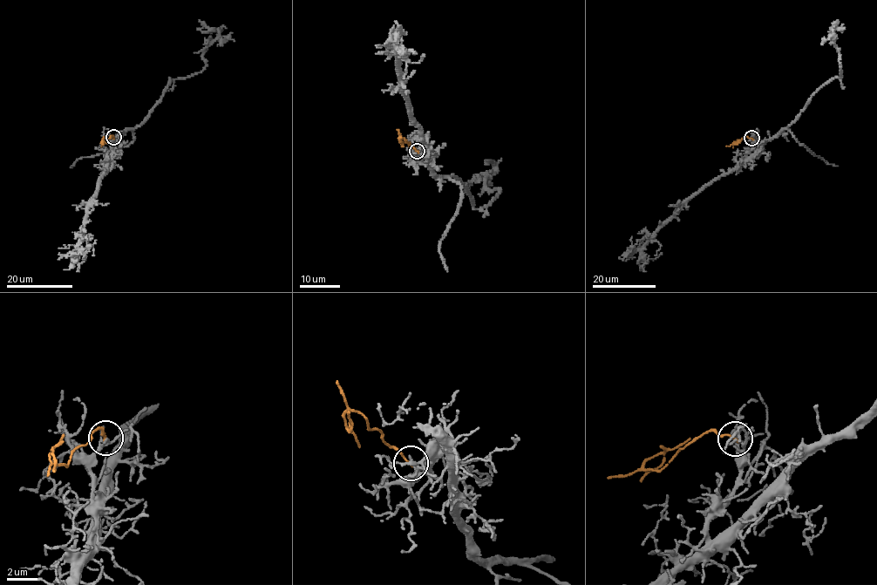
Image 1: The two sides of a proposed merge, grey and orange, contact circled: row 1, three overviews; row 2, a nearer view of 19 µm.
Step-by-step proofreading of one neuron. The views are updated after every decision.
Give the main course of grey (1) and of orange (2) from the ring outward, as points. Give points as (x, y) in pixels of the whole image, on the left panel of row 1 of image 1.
1: (113, 138), (108, 157), (119, 134), (147, 117), (170, 78), (206, 66), (204, 51), (218, 34), (199, 20)
2: (113, 138), (111, 135), (103, 143), (104, 136)

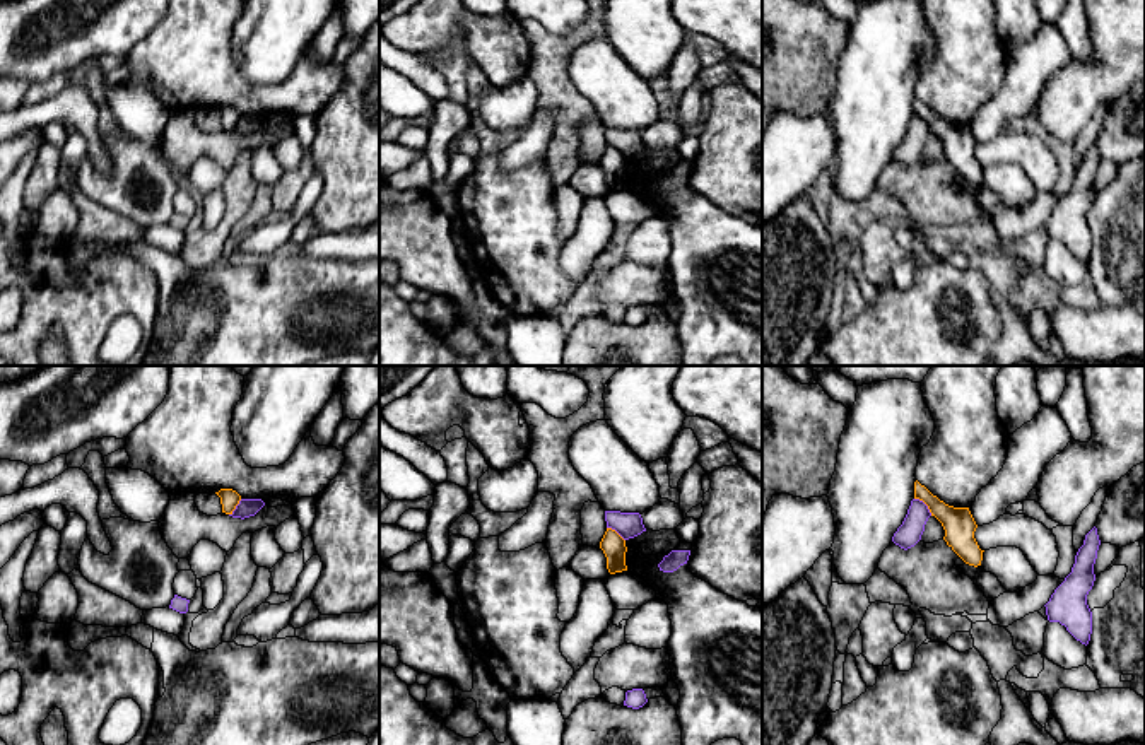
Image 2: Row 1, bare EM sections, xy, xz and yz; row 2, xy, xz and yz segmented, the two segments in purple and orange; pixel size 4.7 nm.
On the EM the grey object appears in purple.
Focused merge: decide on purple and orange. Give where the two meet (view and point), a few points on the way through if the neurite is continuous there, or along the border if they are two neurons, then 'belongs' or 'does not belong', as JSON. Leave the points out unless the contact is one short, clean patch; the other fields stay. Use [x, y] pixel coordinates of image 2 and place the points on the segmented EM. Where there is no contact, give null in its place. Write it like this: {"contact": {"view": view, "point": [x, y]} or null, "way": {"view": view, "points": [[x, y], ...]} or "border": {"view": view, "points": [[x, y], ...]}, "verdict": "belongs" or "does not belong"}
{"contact": {"view": "yz", "point": [925, 504]}, "border": {"view": "yz", "points": [[915, 498], [932, 515]]}, "verdict": "does not belong"}

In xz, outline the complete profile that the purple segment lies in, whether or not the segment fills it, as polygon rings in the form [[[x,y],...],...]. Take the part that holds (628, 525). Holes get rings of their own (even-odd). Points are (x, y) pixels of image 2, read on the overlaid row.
[[[605,511],[607,528],[615,530],[624,540],[646,531],[639,513]]]

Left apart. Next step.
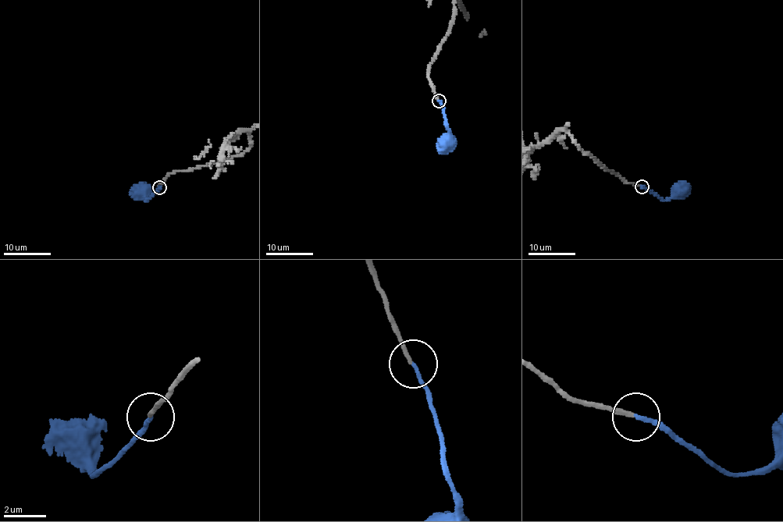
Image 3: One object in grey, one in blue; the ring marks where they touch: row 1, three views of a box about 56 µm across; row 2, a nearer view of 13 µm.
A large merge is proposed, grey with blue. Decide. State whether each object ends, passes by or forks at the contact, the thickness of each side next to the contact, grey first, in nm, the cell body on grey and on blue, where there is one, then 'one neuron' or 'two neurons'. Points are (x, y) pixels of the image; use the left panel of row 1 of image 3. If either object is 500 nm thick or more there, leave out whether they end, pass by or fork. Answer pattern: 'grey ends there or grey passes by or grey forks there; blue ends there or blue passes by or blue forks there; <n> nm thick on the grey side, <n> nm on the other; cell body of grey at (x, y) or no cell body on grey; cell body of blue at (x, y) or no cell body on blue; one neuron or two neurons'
grey ends there; blue ends there; 190 nm thick on the grey side, 180 nm on the other; no cell body on grey; cell body of blue at (143, 191); one neuron

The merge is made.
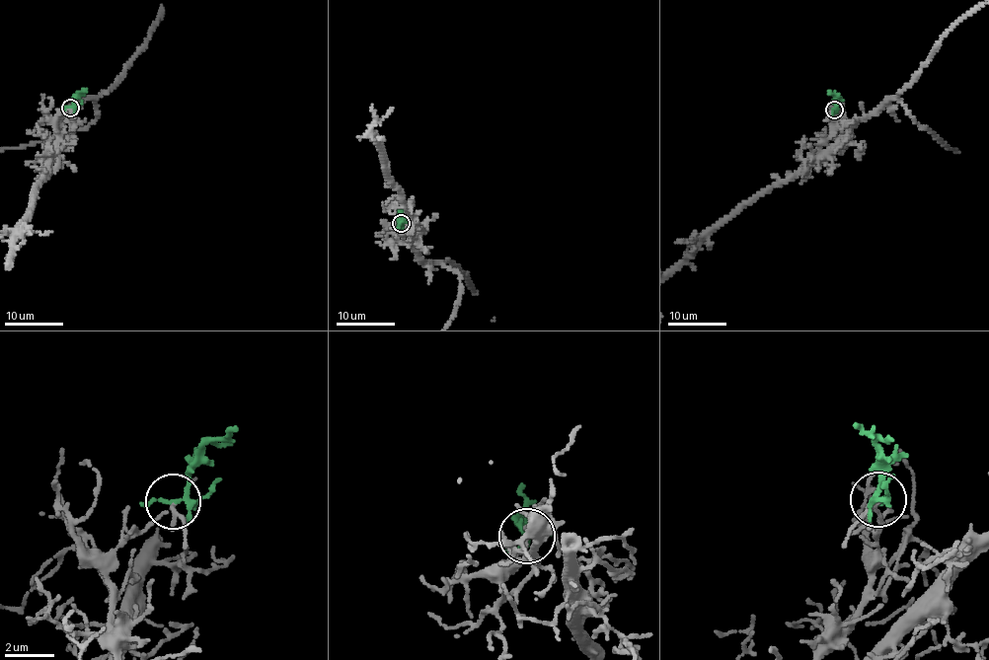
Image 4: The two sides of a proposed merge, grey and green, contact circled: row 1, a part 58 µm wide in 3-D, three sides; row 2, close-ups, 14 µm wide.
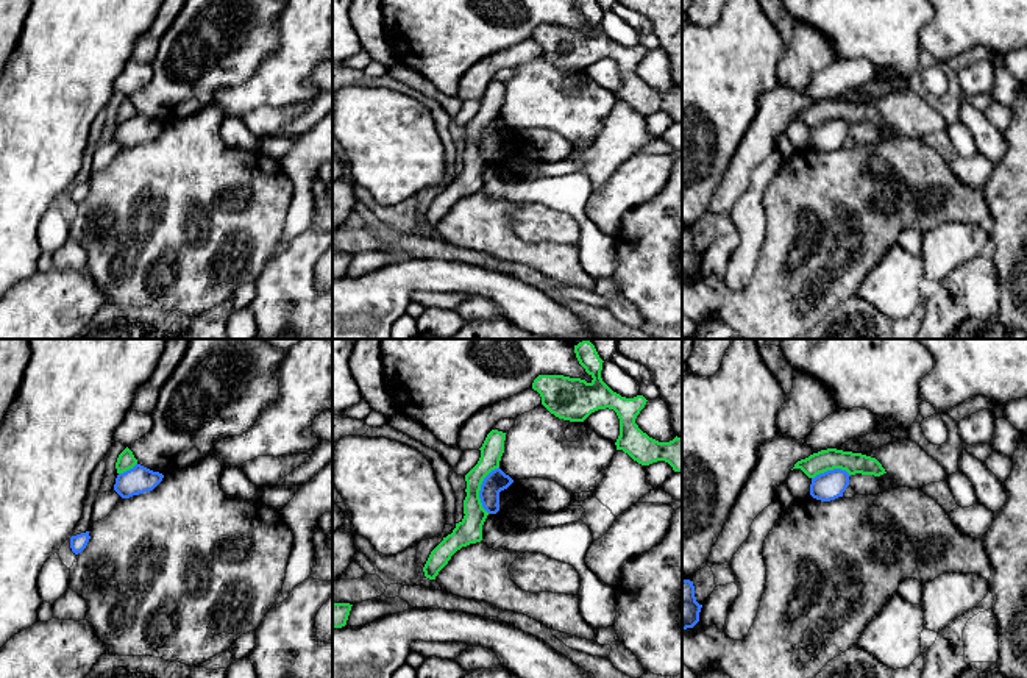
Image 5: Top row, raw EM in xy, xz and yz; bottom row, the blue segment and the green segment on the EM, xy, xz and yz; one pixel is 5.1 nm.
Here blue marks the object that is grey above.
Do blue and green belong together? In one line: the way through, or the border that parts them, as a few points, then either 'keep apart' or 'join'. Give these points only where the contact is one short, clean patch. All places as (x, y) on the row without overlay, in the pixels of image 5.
border xz (498, 116), (484, 128), (479, 141), (481, 157), (487, 163); keep apart

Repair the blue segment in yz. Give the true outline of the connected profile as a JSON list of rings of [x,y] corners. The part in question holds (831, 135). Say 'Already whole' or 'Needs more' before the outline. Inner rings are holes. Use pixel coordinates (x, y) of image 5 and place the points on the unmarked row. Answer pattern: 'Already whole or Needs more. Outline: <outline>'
Already whole. Outline: [[[841,119],[827,120],[812,128],[810,145],[821,152],[830,152],[843,147],[849,136],[849,123]]]

